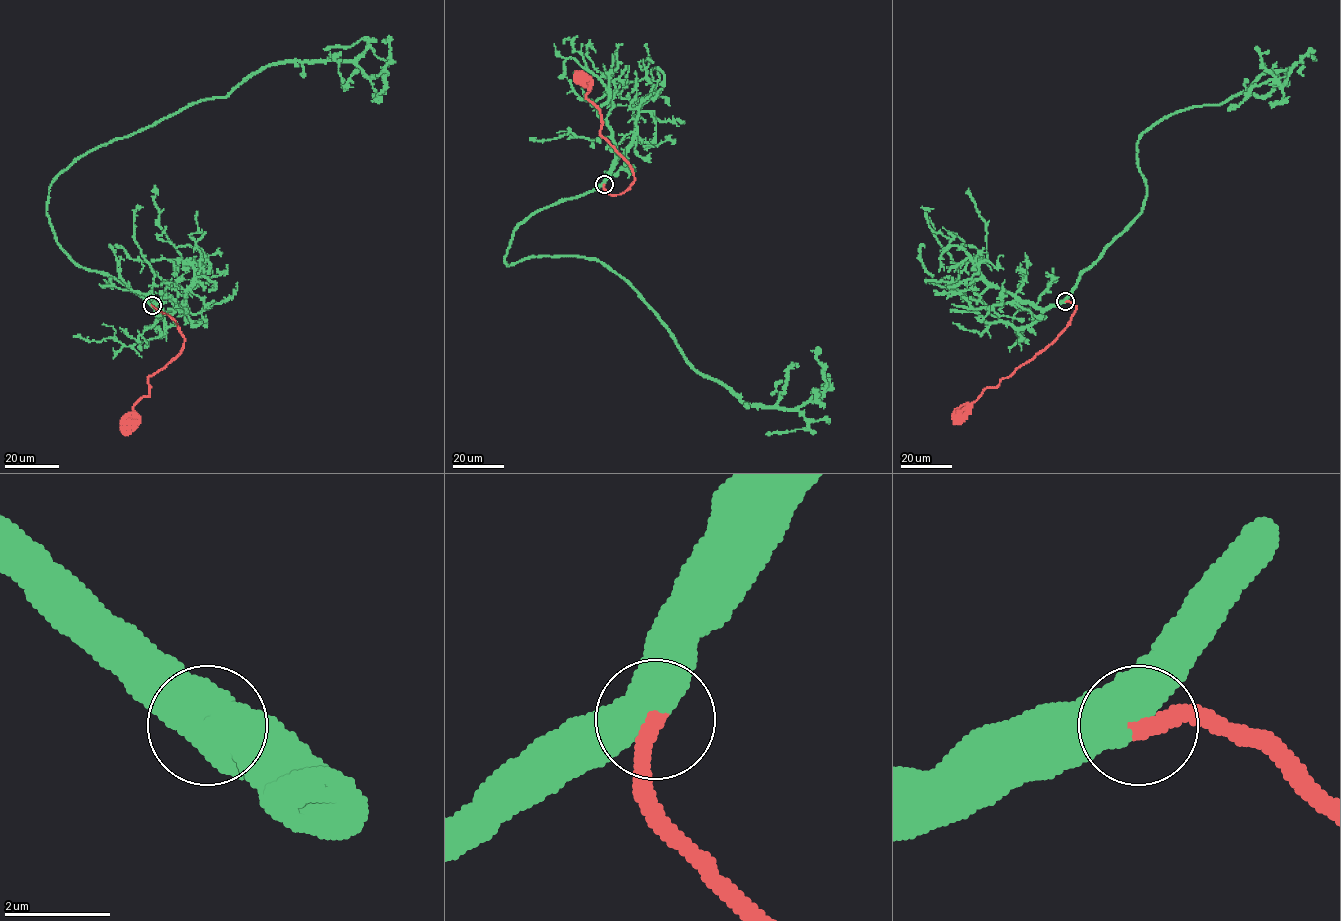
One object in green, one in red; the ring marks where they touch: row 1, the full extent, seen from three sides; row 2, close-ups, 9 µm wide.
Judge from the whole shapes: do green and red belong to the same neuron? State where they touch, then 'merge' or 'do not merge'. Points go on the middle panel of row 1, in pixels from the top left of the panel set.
at (604, 184); merge

